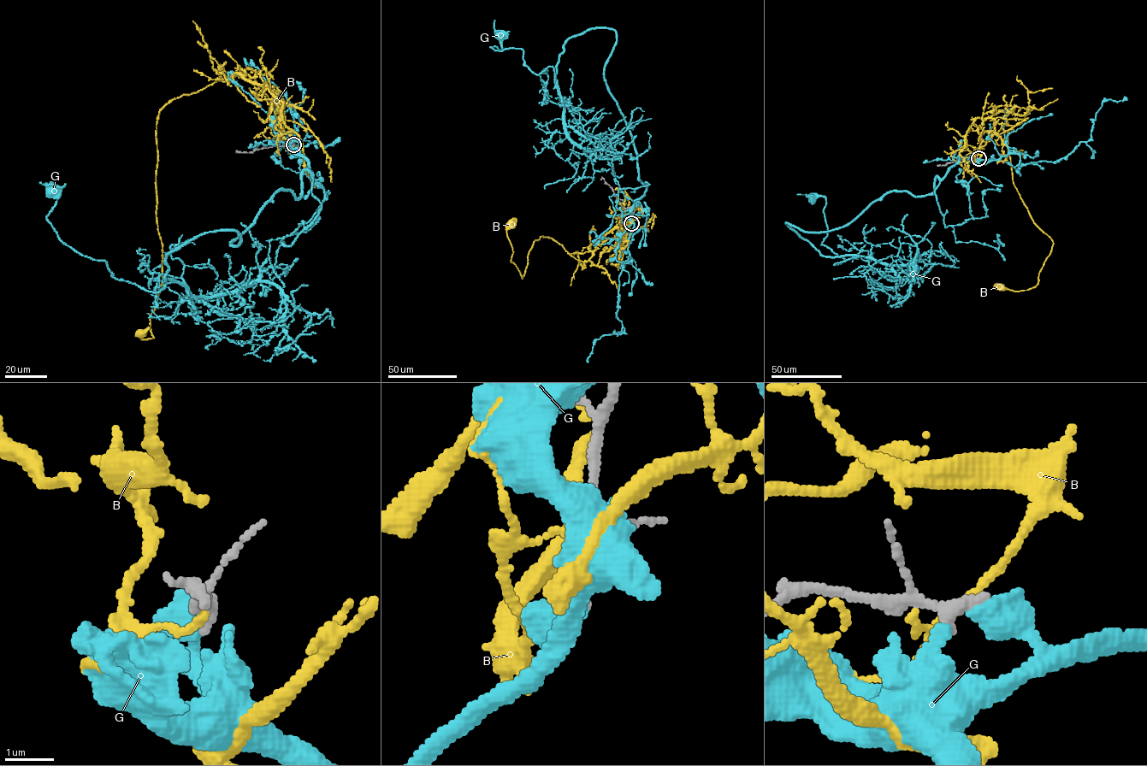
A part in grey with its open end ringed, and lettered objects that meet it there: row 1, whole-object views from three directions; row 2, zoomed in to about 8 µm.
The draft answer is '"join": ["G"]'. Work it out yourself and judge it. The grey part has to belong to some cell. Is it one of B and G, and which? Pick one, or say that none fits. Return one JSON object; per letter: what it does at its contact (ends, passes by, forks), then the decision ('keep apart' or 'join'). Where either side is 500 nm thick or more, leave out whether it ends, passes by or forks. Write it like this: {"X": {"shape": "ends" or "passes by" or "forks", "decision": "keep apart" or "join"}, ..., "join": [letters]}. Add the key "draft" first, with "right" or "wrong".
{"draft": "wrong", "B": {"shape": "ends", "decision": "keep apart"}, "G": {"decision": "keep apart"}, "join": []}

